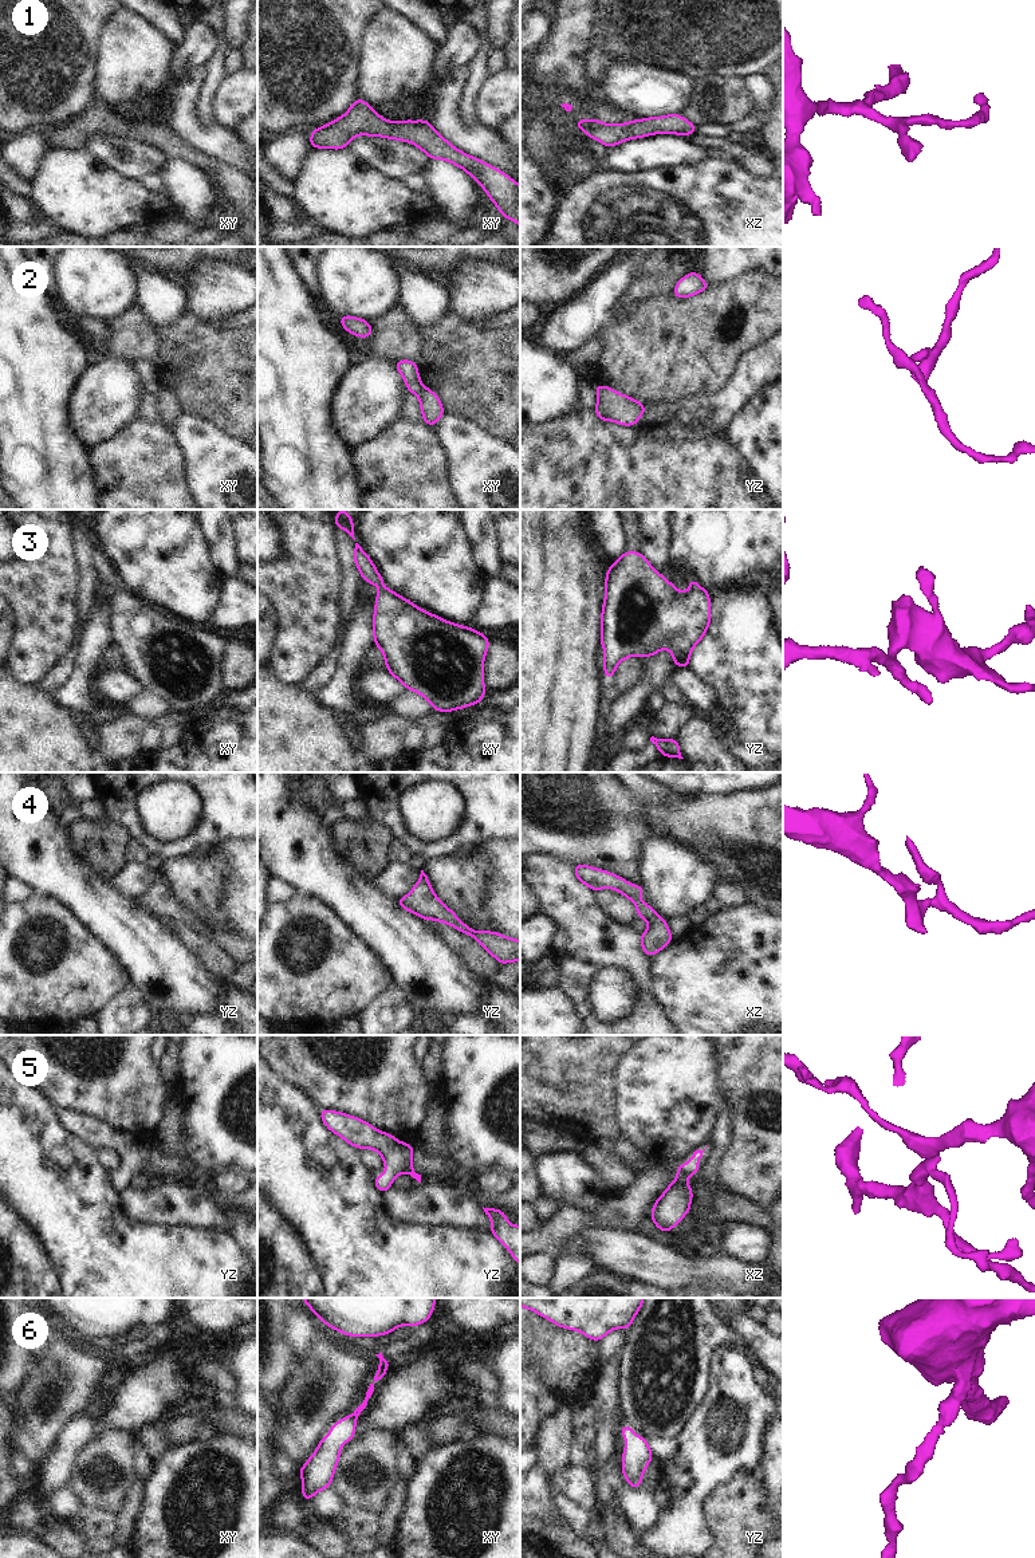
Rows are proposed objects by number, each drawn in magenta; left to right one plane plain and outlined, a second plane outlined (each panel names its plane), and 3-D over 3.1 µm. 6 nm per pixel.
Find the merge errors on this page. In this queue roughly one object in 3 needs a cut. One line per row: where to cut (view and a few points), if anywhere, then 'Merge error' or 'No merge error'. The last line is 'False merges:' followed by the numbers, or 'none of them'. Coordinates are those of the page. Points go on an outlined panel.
1: No split. No merge error
2: Split along xy (424, 386), (417, 394). Merge error
3: No split. No merge error
4: No split. No merge error
5: No split. No merge error
6: No split. No merge error
False merges: 2

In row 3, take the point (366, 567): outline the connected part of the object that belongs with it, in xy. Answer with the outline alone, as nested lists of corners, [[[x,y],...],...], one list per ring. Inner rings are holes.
[[[358,543],[353,556],[361,578],[381,589],[375,594],[373,638],[375,646],[383,653],[386,670],[405,689],[426,699],[433,711],[452,712],[480,704],[487,693],[483,664],[491,640],[471,626],[461,626],[425,611],[387,589],[374,562]]]

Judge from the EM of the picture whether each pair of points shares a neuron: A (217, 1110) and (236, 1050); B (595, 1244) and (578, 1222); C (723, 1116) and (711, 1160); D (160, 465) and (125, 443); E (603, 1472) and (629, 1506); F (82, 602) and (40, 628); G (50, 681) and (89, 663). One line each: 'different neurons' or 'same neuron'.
A: same neuron
B: different neurons
C: same neuron
D: same neuron
E: same neuron
F: different neurons
G: different neurons

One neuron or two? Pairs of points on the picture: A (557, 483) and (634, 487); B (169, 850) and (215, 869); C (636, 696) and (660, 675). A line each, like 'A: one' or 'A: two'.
A: one
B: two
C: one

